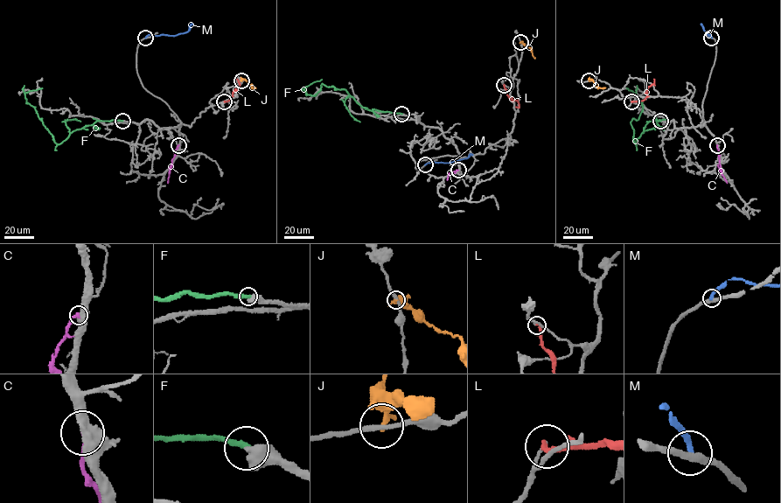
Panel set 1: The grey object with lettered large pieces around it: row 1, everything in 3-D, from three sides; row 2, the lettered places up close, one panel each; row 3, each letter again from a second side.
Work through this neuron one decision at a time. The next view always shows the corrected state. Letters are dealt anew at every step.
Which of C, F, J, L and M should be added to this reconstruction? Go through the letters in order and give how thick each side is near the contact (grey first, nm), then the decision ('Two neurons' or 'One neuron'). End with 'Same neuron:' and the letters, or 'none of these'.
C: Thickness 440 nm (grey) against 190 nm. Two neurons
F: Thickness 600 nm (grey) against 280 nm. One neuron
J: Thickness 200 nm (grey) against 320 nm. Two neurons
L: Thickness 120 nm (grey) against 240 nm. Two neurons
M: Thickness 280 nm (grey) against 280 nm. Two neurons
Same neuron: F

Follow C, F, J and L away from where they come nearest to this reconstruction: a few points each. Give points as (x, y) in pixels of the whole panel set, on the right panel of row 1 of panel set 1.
C: (716, 145), (721, 173), (727, 183)
F: (661, 121), (645, 130), (636, 143), (631, 122), (638, 120), (643, 107), (636, 94), (626, 88)
J: (589, 80), (591, 80), (596, 86), (604, 88)
L: (631, 101), (645, 99), (647, 88), (654, 82), (653, 79)

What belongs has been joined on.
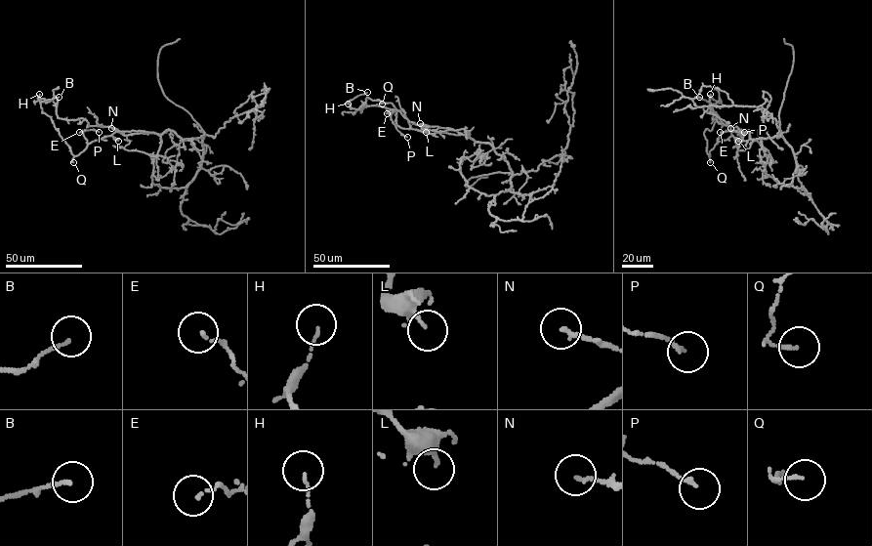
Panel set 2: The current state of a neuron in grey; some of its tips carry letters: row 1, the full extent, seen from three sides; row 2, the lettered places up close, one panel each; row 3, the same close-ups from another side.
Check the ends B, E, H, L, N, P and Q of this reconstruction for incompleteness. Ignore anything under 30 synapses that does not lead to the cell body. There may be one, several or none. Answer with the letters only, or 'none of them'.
none of them

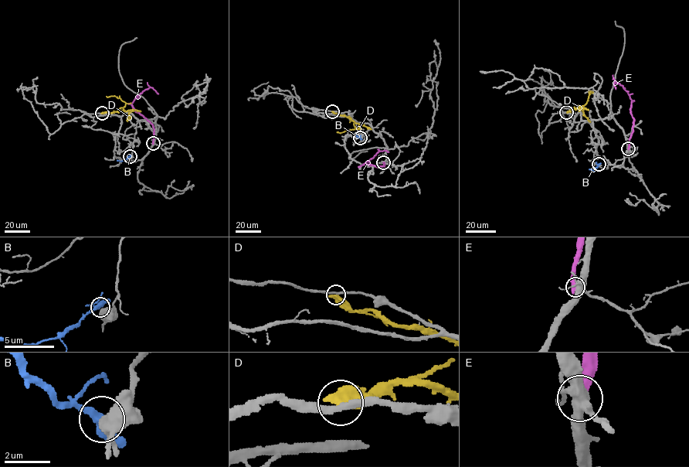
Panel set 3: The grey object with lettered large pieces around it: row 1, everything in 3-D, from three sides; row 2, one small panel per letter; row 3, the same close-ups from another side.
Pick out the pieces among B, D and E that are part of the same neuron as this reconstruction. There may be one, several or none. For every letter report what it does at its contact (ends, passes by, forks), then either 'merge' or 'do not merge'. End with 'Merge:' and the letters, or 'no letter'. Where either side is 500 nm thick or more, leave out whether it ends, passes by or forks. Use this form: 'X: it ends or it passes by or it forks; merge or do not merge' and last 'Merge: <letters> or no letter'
B: do not merge
D: do not merge
E: it ends; do not merge
Merge: no letter

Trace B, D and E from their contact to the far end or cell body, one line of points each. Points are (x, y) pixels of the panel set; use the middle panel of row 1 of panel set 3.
B: (360, 138), (347, 130)
D: (332, 111), (347, 117), (356, 128), (337, 132)
E: (383, 162), (384, 165), (362, 165), (381, 151), (388, 151)

